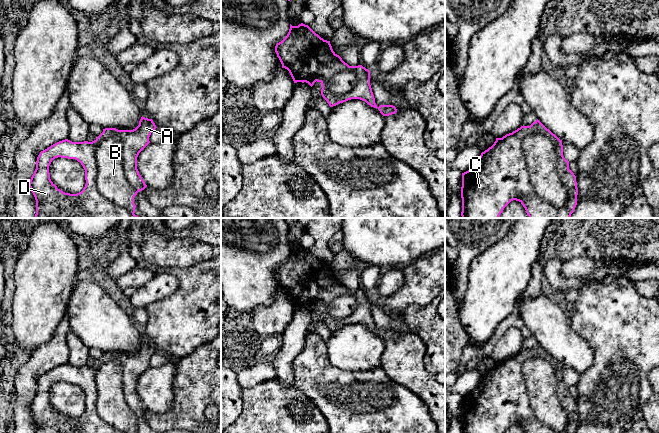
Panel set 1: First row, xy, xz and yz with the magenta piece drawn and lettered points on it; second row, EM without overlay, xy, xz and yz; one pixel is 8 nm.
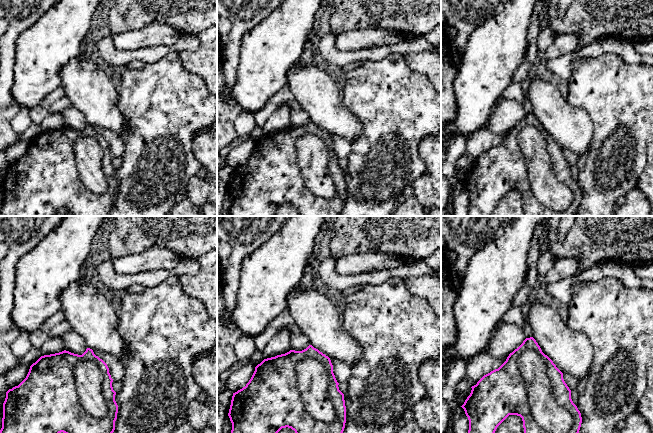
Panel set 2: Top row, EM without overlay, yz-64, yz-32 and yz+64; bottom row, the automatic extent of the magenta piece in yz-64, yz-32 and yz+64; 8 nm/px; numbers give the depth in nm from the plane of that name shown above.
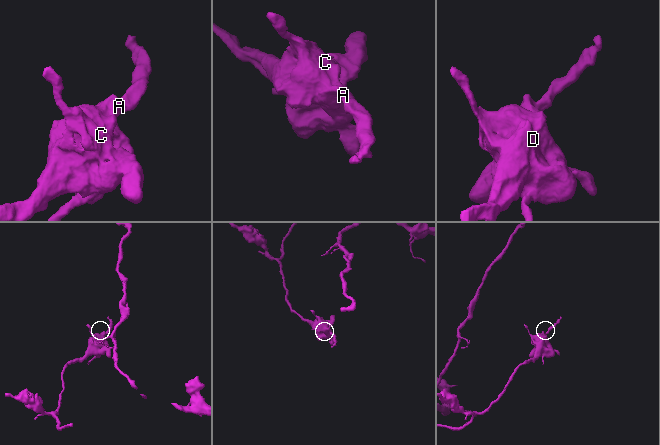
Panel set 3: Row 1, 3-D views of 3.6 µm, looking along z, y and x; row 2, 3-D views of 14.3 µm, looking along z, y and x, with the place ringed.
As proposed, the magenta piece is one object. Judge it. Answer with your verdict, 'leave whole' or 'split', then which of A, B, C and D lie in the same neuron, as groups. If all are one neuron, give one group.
split; A C D / B

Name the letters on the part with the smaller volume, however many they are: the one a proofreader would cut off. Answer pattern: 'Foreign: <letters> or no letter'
Foreign: B

